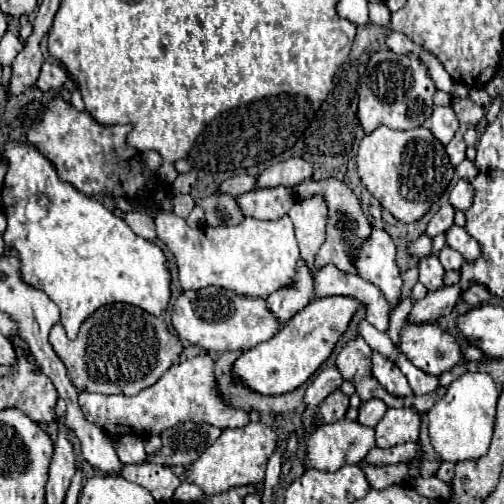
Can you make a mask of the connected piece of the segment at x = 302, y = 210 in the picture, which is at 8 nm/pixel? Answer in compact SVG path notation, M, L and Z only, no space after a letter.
M320 196L308 198L304 202L296 202L288 212L296 230L296 240L300 246L302 260L306 262L312 276L318 274L318 268L314 266L314 256L324 242L326 214L328 214L328 208L324 206L324 200Z

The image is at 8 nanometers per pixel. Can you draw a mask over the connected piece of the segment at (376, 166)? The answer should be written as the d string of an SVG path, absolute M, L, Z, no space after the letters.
M388 126L376 128L360 140L356 164L368 194L400 222L420 220L432 202L448 188L454 174L454 166L448 162L442 142L424 126L412 130L392 130Z

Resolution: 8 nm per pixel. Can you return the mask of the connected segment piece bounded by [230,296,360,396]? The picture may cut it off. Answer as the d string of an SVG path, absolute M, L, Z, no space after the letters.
M344 296L312 300L304 310L296 312L268 342L242 352L242 356L232 364L232 382L242 384L250 392L262 396L280 396L286 392L294 392L332 354L338 338L346 332L348 322L358 308L360 304L354 298Z

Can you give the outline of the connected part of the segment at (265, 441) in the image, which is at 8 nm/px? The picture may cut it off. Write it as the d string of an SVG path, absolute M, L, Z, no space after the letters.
M250 422L244 428L234 428L234 430L224 430L220 438L202 452L200 458L196 458L190 468L186 468L186 482L196 484L206 496L222 494L230 488L236 486L246 486L246 484L260 484L264 482L264 472L266 472L266 462L272 456L276 448L276 434L268 424L262 422Z

